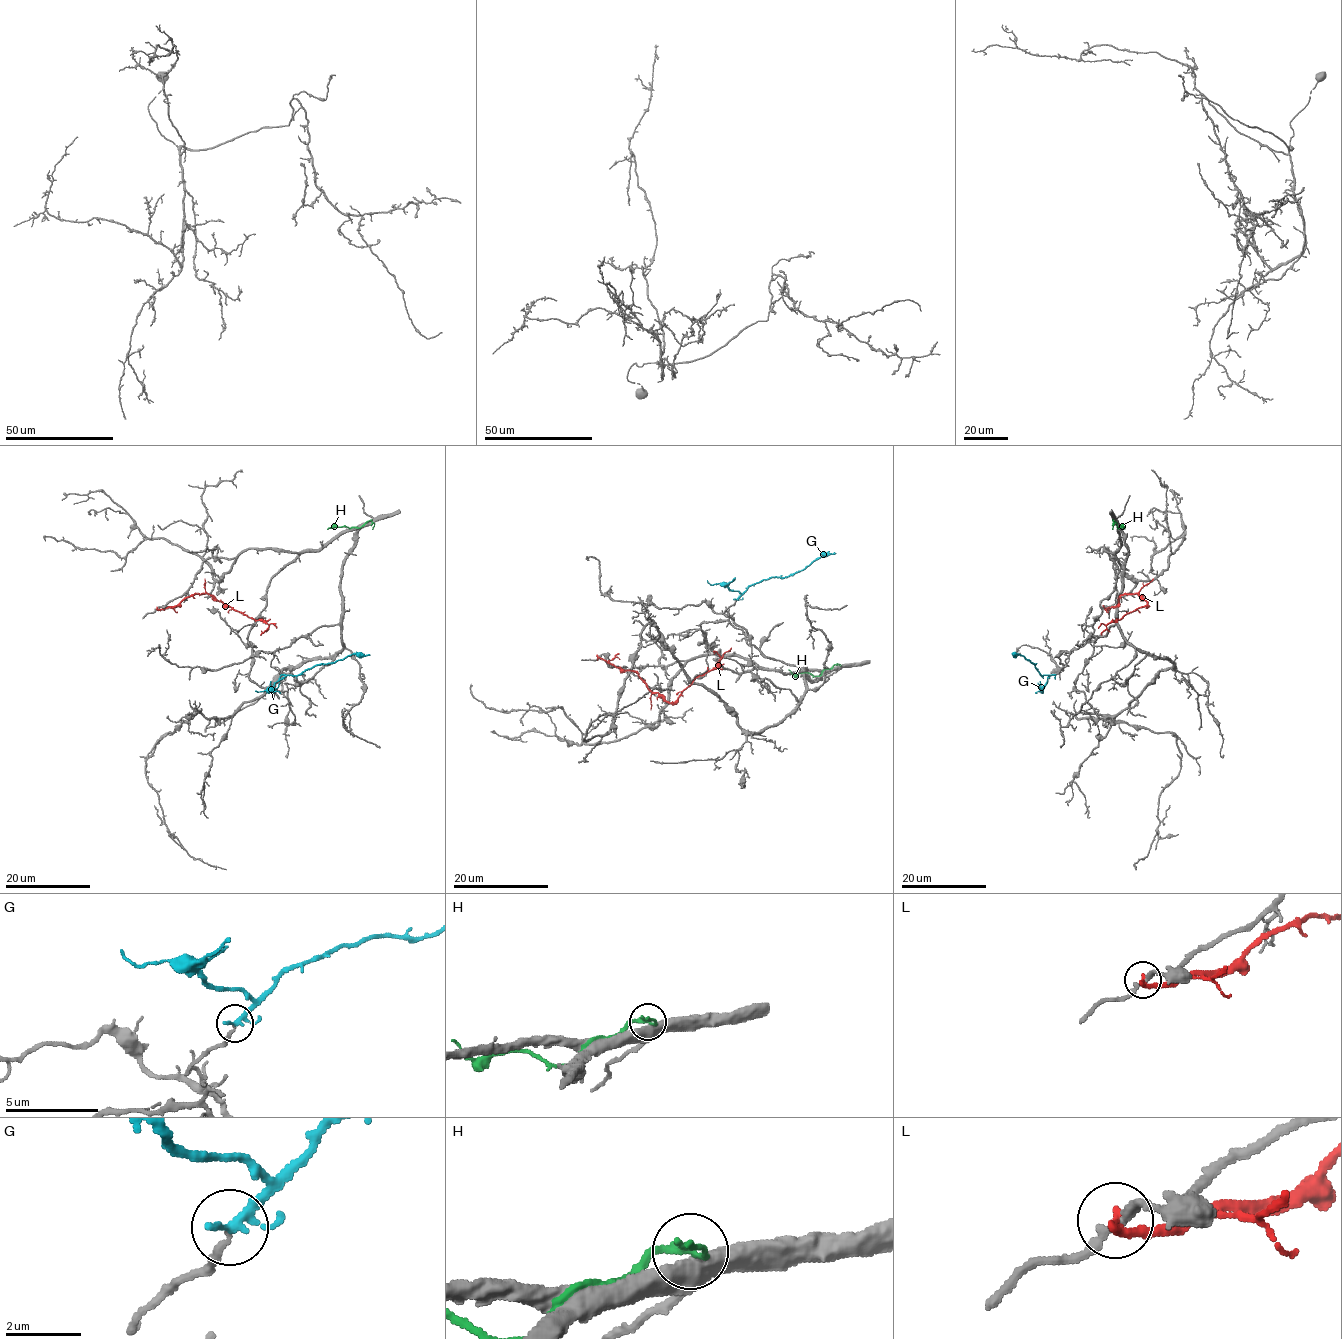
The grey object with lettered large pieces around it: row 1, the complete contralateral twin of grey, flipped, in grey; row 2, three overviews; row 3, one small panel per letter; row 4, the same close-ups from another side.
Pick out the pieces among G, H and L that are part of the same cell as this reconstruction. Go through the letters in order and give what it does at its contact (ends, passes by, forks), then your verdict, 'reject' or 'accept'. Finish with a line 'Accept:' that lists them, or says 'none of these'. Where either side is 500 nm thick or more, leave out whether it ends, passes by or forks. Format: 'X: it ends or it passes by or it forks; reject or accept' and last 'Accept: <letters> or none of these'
G: it passes by; reject
H: it passes by; reject
L: it ends; reject
Accept: none of these

